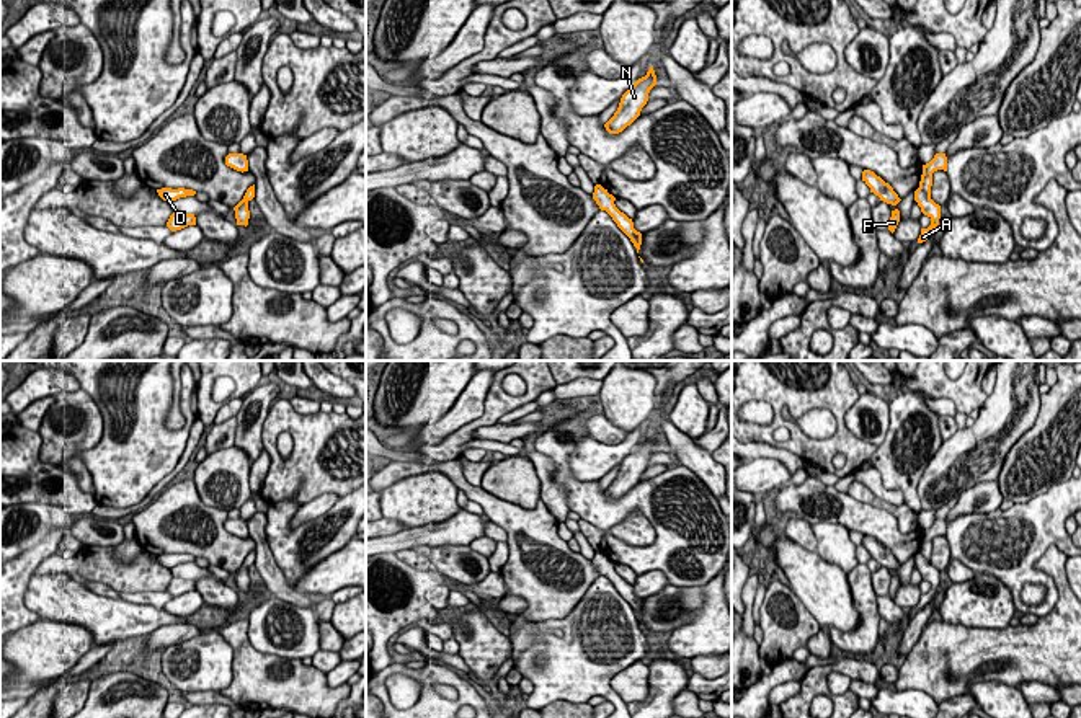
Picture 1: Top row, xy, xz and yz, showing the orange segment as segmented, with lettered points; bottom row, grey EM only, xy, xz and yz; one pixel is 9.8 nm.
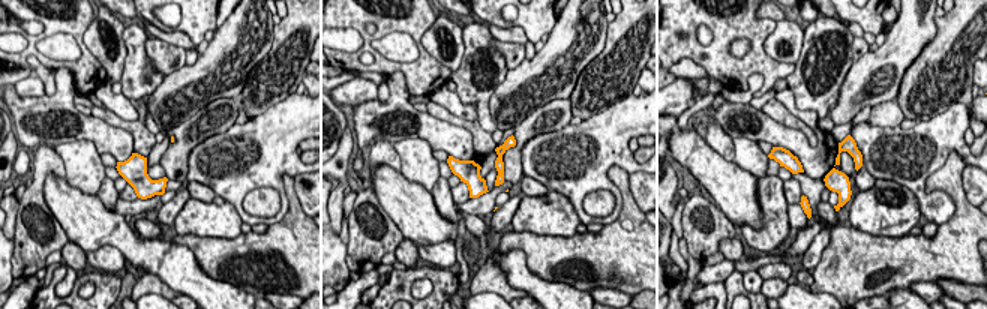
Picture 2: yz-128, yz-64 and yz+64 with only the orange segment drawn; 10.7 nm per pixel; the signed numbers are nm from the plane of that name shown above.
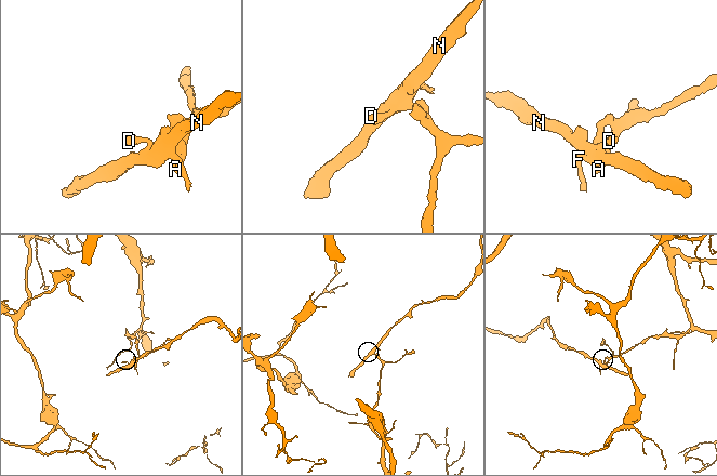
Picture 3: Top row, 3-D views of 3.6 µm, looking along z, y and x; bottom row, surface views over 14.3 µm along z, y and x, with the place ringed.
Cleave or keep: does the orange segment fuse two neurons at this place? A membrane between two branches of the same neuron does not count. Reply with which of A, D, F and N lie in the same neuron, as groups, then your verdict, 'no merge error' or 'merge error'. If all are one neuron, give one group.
groups A / D F N; merge error

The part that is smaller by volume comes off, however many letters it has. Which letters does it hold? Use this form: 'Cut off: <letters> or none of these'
Cut off: D, F, N

